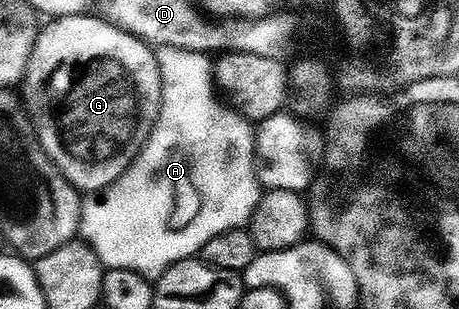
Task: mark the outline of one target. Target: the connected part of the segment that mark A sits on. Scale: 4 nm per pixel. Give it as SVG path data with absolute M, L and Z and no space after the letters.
M177 47L158 48L157 58L161 69L161 85L163 86L163 100L161 101L161 113L159 120L155 122L155 127L151 131L149 141L141 149L141 153L133 161L133 165L121 178L102 192L101 197L91 197L86 200L83 209L83 226L81 228L82 242L86 243L95 251L95 255L103 264L104 268L116 271L125 269L126 271L136 271L138 275L148 277L158 277L167 271L175 263L182 259L190 259L198 256L203 250L203 246L213 237L223 235L227 231L237 231L246 228L251 222L252 215L259 208L261 198L261 184L257 174L257 156L255 153L256 132L252 124L239 113L232 109L226 102L215 96L217 94L216 76L213 74L213 63L207 59L206 54L197 51L186 51Z

